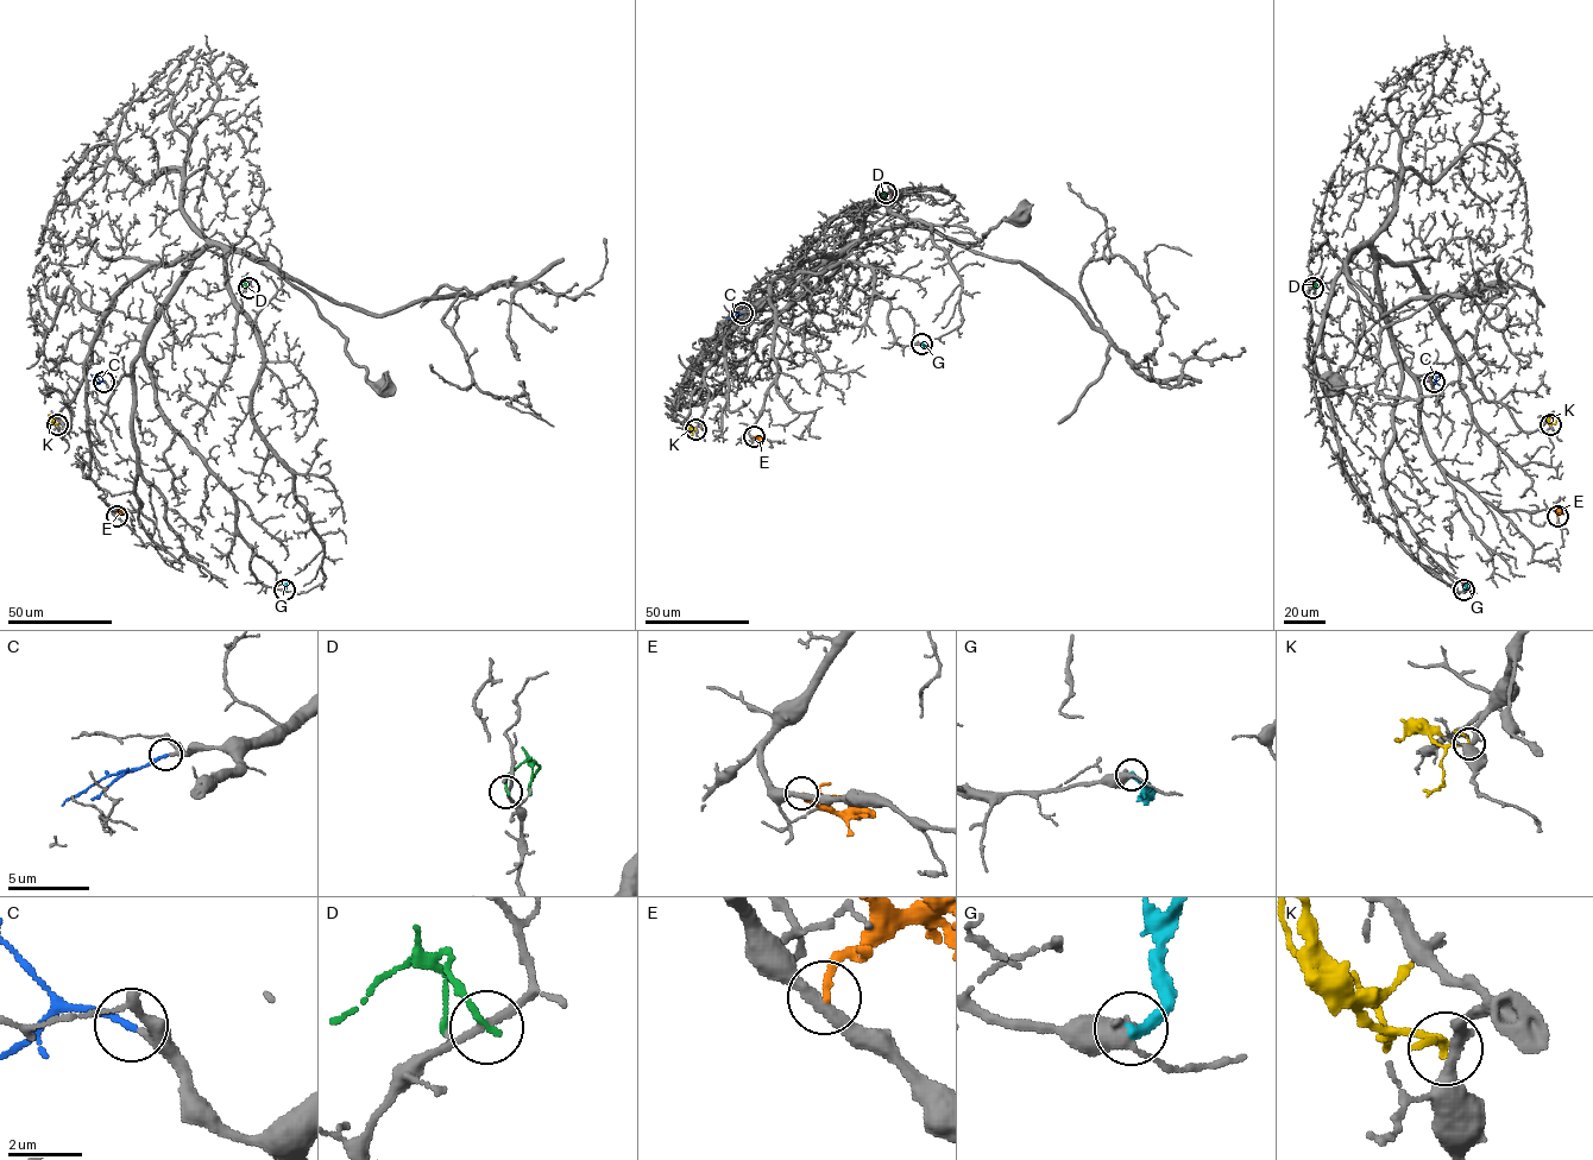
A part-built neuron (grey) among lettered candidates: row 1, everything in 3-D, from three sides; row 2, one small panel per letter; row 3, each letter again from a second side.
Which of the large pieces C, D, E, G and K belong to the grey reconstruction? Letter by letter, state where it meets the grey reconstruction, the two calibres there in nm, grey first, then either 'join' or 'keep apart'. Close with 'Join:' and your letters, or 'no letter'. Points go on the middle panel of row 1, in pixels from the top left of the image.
C: contact (742, 313); calibres 260 and 200 nm; join
D: contact (886, 193); calibres 200 and 160 nm; keep apart
E: contact (754, 436); calibres 340 and 160 nm; keep apart
G: contact (921, 344); calibres 440 and 340 nm; keep apart
K: contact (696, 429); calibres 300 and 190 nm; keep apart
Join: C

